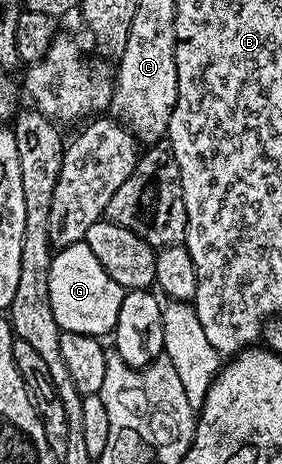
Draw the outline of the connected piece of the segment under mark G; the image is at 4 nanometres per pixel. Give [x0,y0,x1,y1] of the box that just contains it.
[48,241,126,338]

